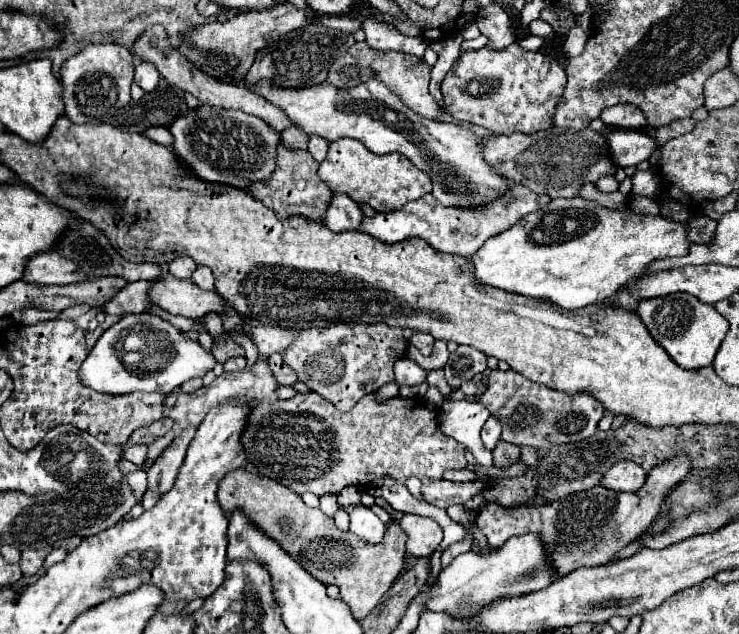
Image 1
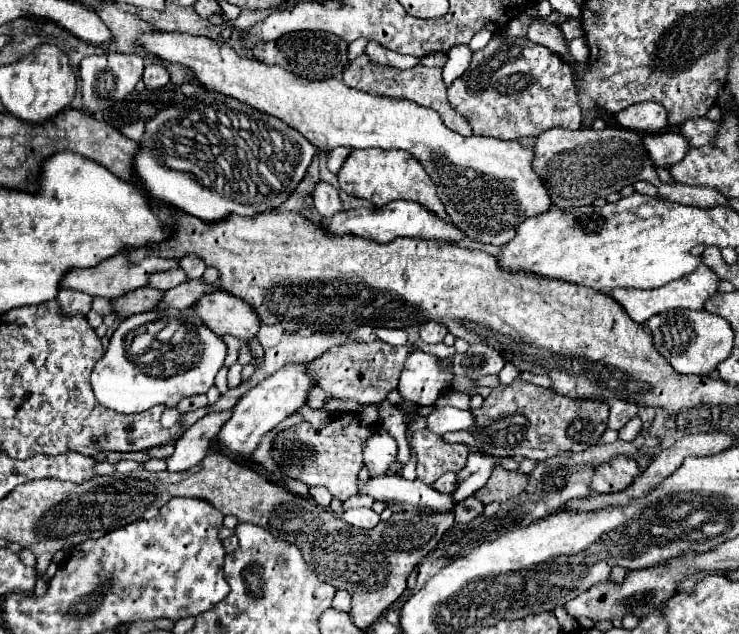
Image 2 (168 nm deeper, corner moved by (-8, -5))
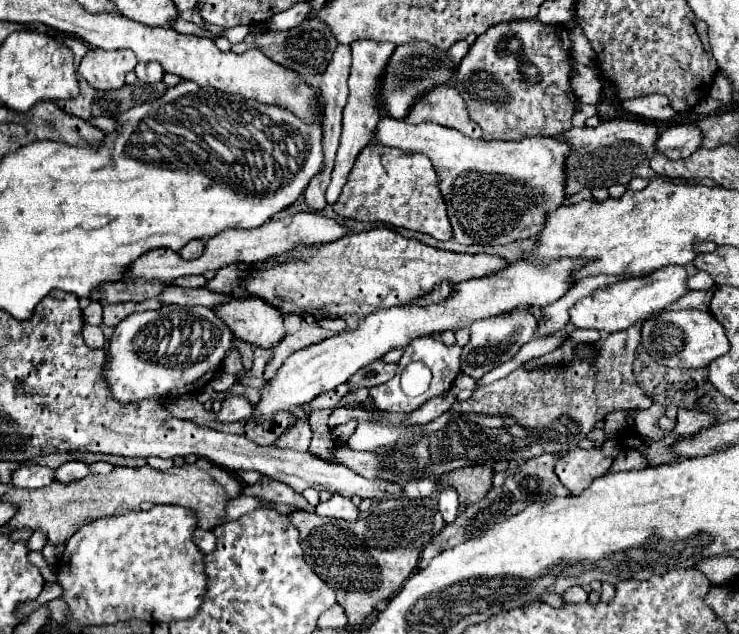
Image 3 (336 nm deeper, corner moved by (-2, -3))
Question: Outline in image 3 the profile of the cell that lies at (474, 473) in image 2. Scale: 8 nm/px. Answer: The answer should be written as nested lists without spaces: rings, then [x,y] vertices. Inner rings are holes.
[[[444,489],[438,495],[438,511],[444,517],[444,523],[452,523],[458,517],[458,495],[454,489]]]

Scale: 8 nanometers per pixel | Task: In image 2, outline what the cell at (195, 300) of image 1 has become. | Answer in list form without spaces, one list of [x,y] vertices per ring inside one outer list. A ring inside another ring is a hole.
[[[210,291],[194,305],[196,315],[216,335],[234,335],[242,341],[256,337],[260,323],[254,309],[226,291]]]

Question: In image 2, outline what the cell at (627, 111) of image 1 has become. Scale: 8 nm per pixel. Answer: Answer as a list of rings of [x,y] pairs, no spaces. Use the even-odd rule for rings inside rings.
[[[644,101],[626,107],[616,115],[616,123],[624,129],[644,131],[644,133],[658,133],[666,127],[666,111],[662,105]]]

